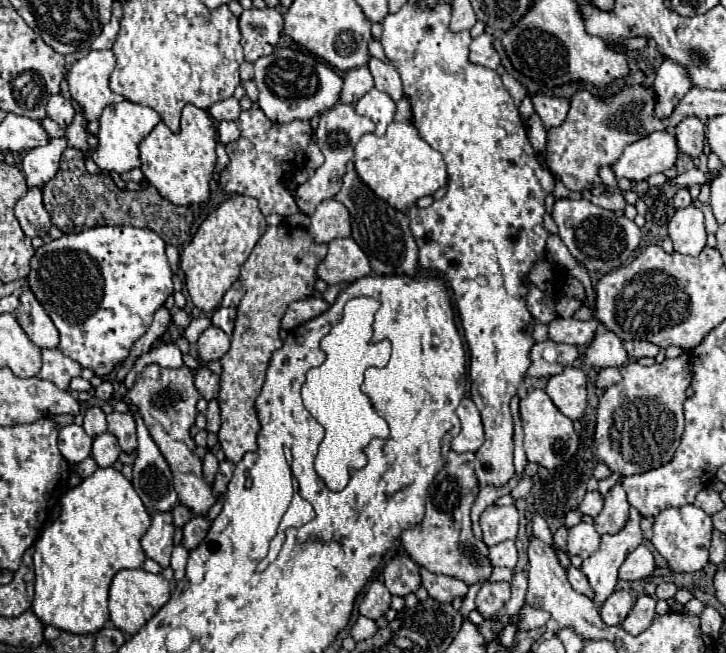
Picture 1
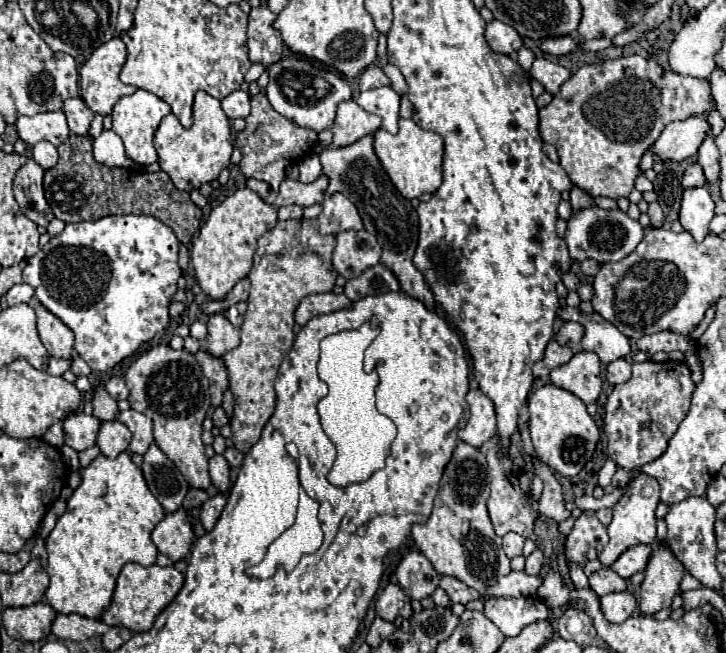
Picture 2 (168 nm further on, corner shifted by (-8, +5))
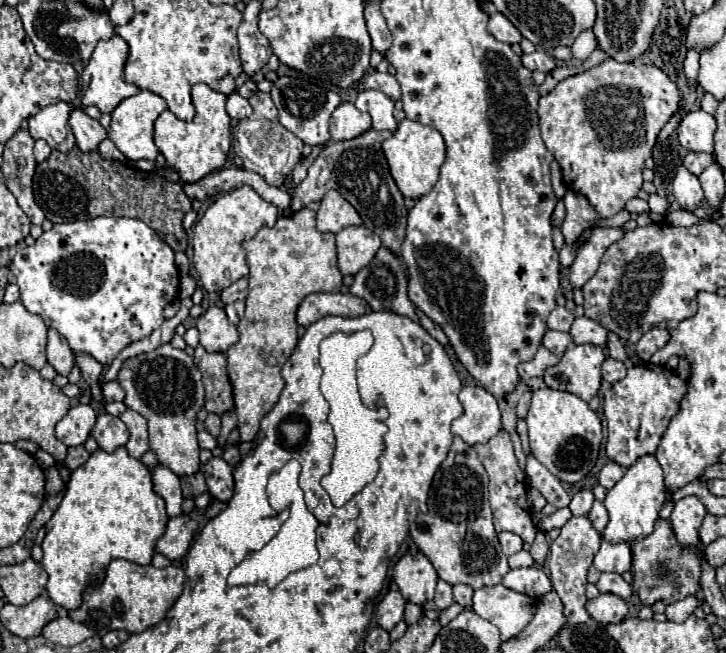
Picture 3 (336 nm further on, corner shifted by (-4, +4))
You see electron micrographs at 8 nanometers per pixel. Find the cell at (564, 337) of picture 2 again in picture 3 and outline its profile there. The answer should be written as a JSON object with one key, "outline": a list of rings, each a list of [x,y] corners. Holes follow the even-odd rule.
{"outline":[[[546,330],[544,338],[542,338],[542,346],[552,350],[552,354],[556,354],[556,356],[562,356],[570,344],[572,344],[572,338],[570,338],[568,332]]]}

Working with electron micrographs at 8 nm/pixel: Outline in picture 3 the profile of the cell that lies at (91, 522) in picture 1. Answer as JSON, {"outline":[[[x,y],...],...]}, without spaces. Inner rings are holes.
{"outline":[[[124,446],[116,452],[92,452],[88,462],[72,472],[64,500],[46,524],[42,566],[48,572],[50,600],[66,610],[78,608],[86,584],[100,580],[112,558],[150,564],[166,522],[166,504],[154,492],[148,466],[128,456]]]}

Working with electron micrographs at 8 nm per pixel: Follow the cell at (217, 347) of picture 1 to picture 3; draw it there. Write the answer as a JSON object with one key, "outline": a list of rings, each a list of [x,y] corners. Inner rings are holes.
{"outline":[[[210,306],[198,320],[196,328],[200,332],[200,344],[206,352],[226,352],[238,342],[238,330],[226,318],[224,308]]]}

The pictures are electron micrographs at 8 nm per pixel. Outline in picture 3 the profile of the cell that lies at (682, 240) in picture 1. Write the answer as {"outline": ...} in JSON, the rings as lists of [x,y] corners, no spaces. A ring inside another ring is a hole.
{"outline":[[[678,166],[676,170],[676,176],[672,180],[672,192],[676,196],[676,200],[680,202],[682,208],[686,210],[694,210],[700,200],[704,198],[702,194],[702,186],[700,186],[700,180],[696,174],[692,174],[690,170],[686,170],[684,166]]]}

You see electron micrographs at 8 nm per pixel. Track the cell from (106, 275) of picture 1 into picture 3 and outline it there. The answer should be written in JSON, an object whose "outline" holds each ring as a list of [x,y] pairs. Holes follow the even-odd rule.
{"outline":[[[98,216],[98,218],[92,218],[92,220],[84,220],[84,222],[76,220],[76,222],[54,224],[54,228],[50,232],[42,232],[42,236],[32,246],[18,248],[18,252],[16,252],[16,256],[14,256],[12,264],[10,264],[10,270],[16,276],[16,284],[20,286],[20,302],[30,312],[40,314],[42,320],[50,328],[54,328],[60,336],[64,336],[74,352],[88,352],[90,356],[94,356],[104,366],[110,366],[120,350],[124,350],[132,342],[138,342],[138,340],[150,336],[164,322],[164,314],[162,312],[164,312],[164,308],[168,304],[172,304],[178,298],[178,286],[180,286],[180,274],[178,274],[178,268],[174,264],[174,250],[150,226],[146,226],[142,220],[116,218],[116,216]]]}

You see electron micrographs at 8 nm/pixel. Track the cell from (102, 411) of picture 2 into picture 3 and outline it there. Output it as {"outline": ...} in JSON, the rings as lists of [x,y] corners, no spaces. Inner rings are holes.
{"outline":[[[78,352],[78,354],[76,354],[76,366],[80,368],[82,378],[90,384],[92,396],[94,396],[98,402],[102,402],[102,388],[100,388],[100,384],[98,384],[98,378],[100,378],[100,374],[102,374],[102,364],[96,362],[90,354]]]}

